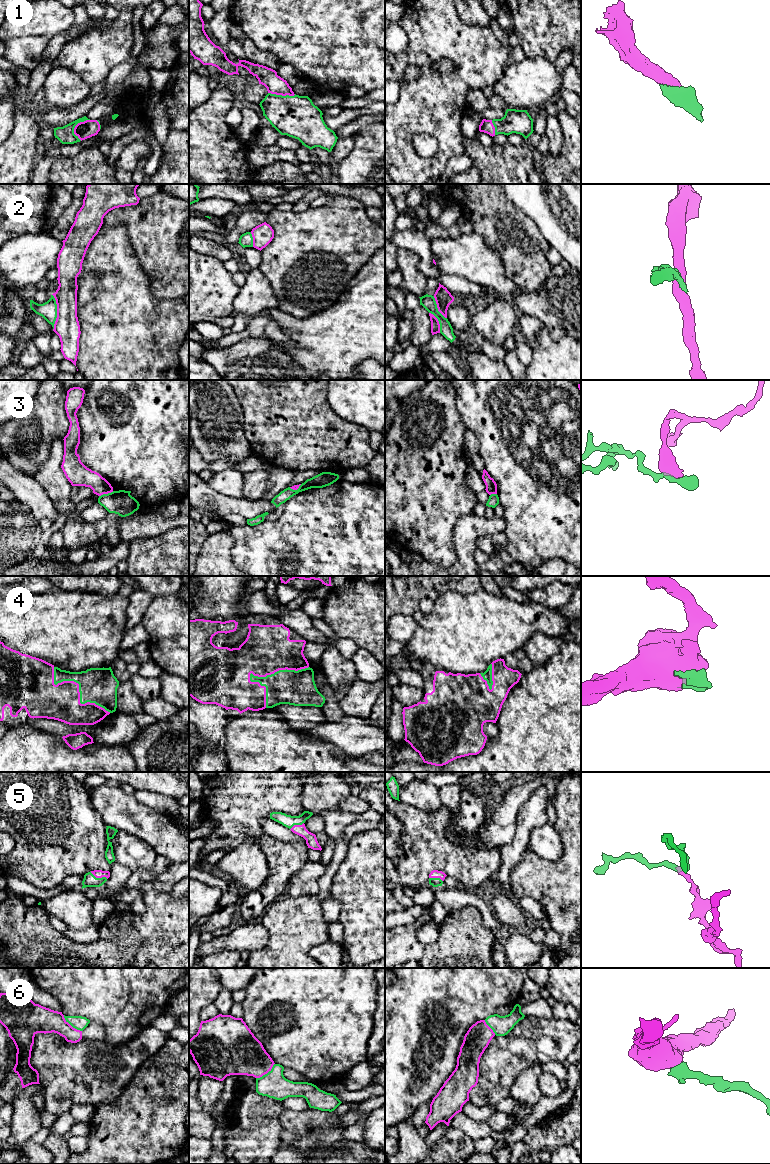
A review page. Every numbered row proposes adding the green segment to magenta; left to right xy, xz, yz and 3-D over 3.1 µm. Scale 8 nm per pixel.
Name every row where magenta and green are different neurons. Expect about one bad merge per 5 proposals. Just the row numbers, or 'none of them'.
2, 3, 6

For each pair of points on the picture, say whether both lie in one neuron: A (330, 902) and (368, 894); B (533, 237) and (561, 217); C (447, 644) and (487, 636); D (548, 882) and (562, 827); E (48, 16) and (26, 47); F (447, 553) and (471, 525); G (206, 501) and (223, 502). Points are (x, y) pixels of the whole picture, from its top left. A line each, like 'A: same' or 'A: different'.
A: different
B: different
C: same
D: same
E: different
F: different
G: same

